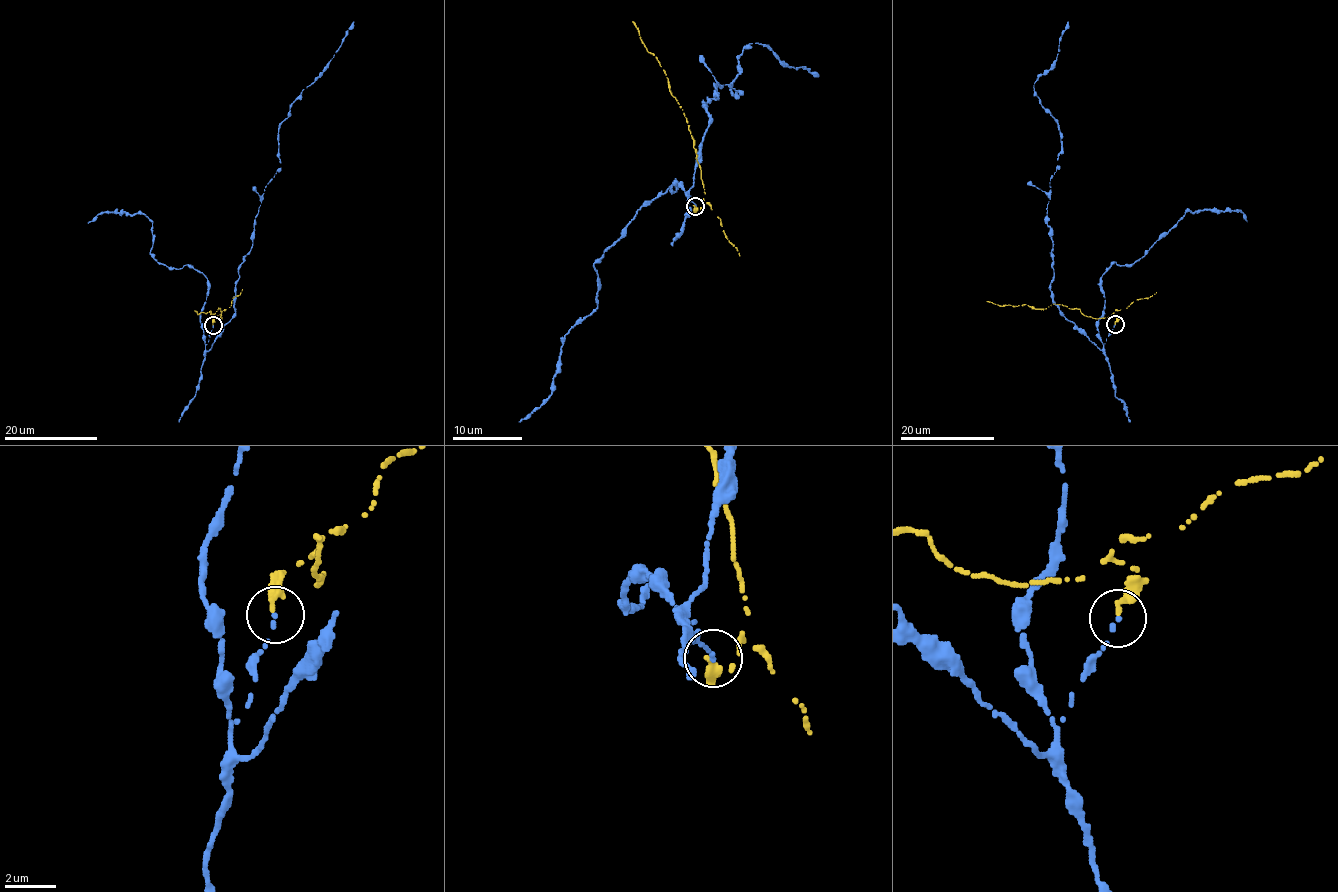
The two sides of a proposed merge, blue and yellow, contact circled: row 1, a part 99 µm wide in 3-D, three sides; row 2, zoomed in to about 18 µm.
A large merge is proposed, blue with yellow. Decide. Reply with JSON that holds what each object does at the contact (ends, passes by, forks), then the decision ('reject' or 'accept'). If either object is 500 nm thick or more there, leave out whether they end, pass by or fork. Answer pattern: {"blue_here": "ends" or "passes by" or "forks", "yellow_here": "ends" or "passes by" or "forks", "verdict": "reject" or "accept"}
{"blue_here": "ends", "yellow_here": "ends", "verdict": "reject"}

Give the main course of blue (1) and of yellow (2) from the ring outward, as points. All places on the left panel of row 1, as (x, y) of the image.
1: (213, 325), (207, 351), (235, 312), (237, 268), (252, 247), (265, 187), (279, 168), (279, 124), (354, 21)
2: (212, 325), (219, 314), (221, 320), (220, 308), (211, 314), (210, 310), (197, 314), (194, 310)

